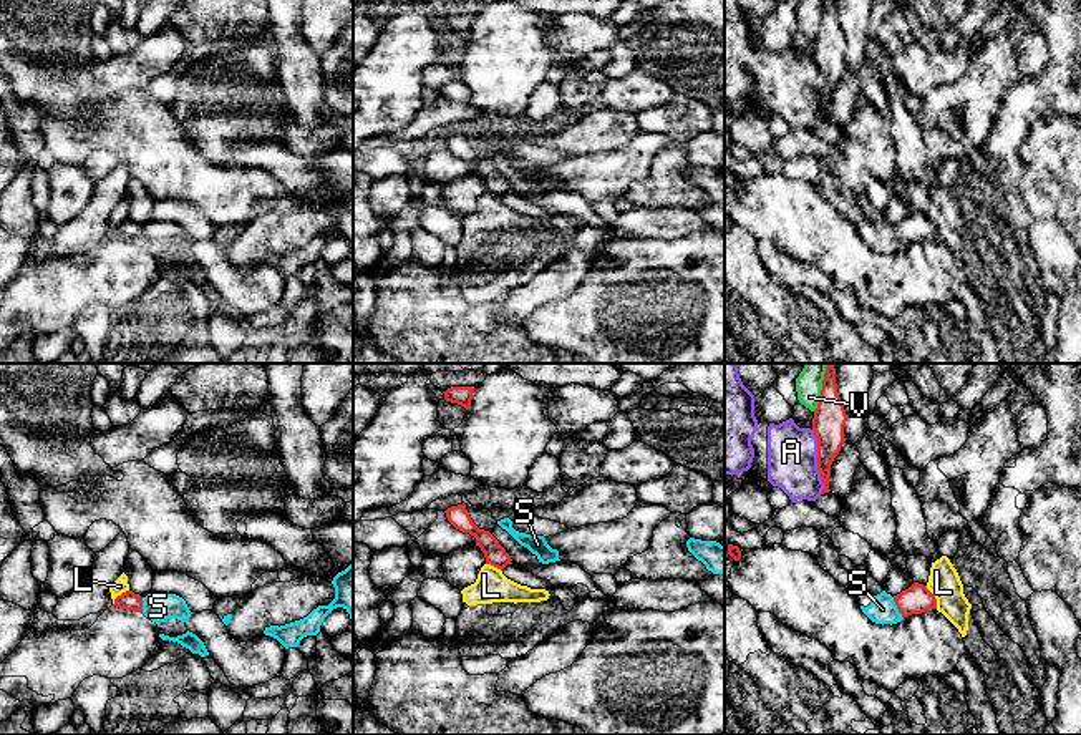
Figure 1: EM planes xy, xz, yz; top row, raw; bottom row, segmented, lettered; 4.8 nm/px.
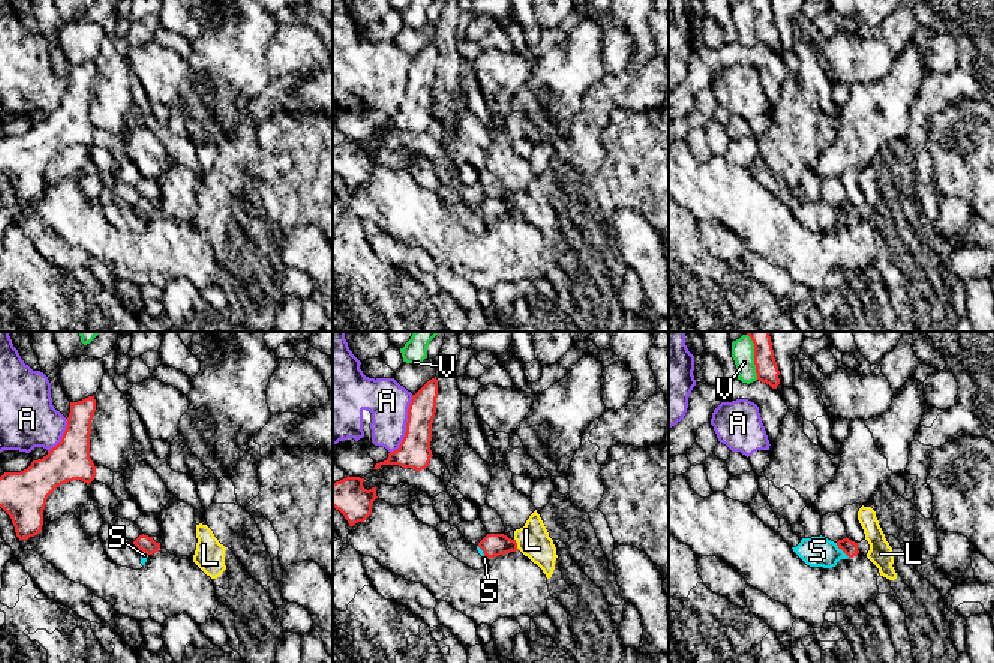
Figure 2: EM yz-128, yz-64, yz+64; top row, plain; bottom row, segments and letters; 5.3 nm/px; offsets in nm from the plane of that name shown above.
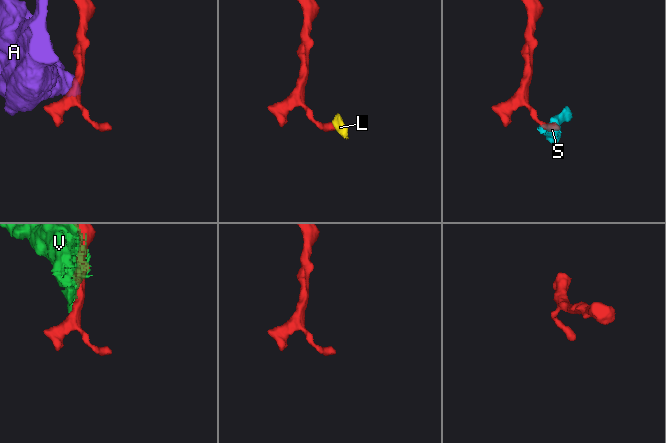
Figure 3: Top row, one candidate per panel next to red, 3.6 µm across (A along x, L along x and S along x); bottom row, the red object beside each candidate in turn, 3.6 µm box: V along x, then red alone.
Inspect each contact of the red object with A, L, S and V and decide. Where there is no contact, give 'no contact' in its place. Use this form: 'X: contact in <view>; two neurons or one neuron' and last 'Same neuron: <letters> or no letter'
A: contact in yz; two neurons
L: contact in yz; two neurons
S: contact in yz; two neurons
V: contact in yz; two neurons
Same neuron: no letter

